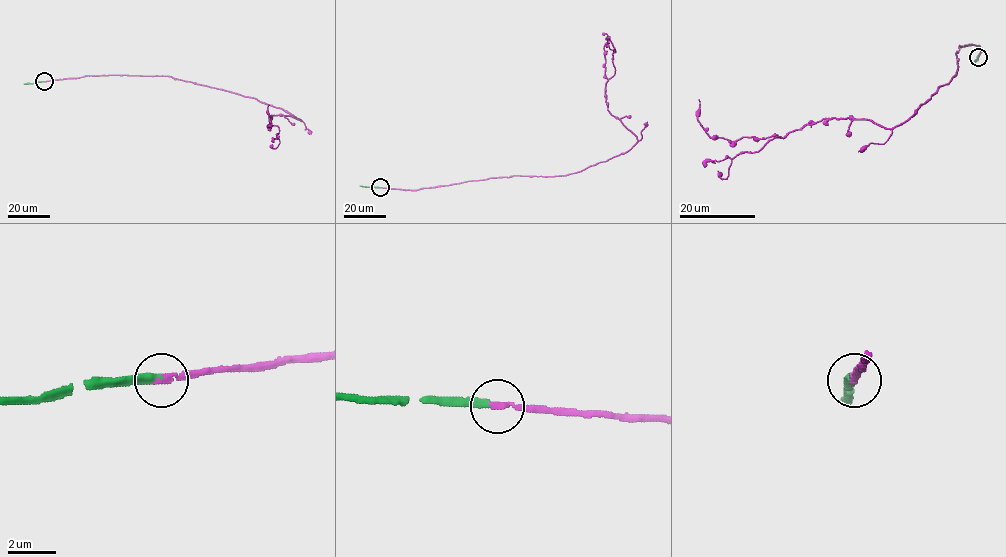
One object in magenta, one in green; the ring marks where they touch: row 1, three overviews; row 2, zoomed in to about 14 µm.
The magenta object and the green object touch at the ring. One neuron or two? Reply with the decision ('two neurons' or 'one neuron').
one neuron

